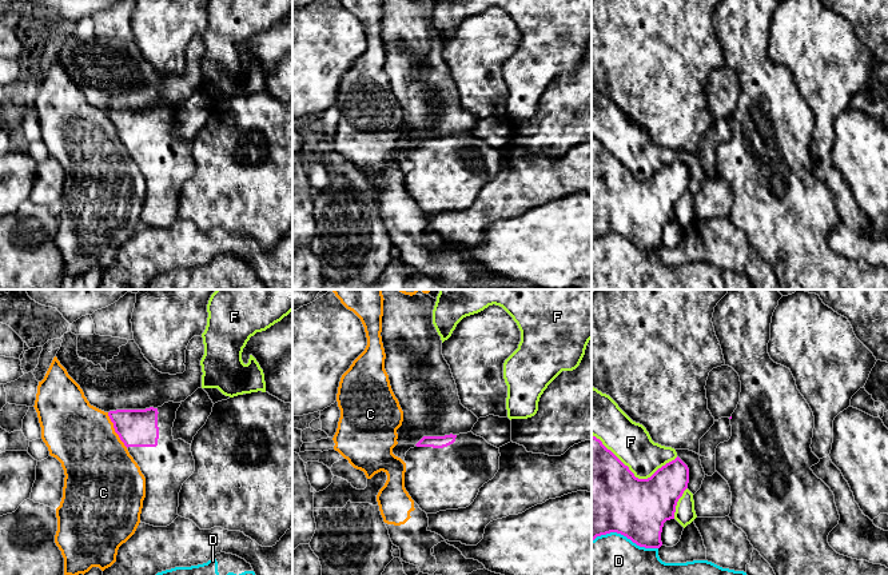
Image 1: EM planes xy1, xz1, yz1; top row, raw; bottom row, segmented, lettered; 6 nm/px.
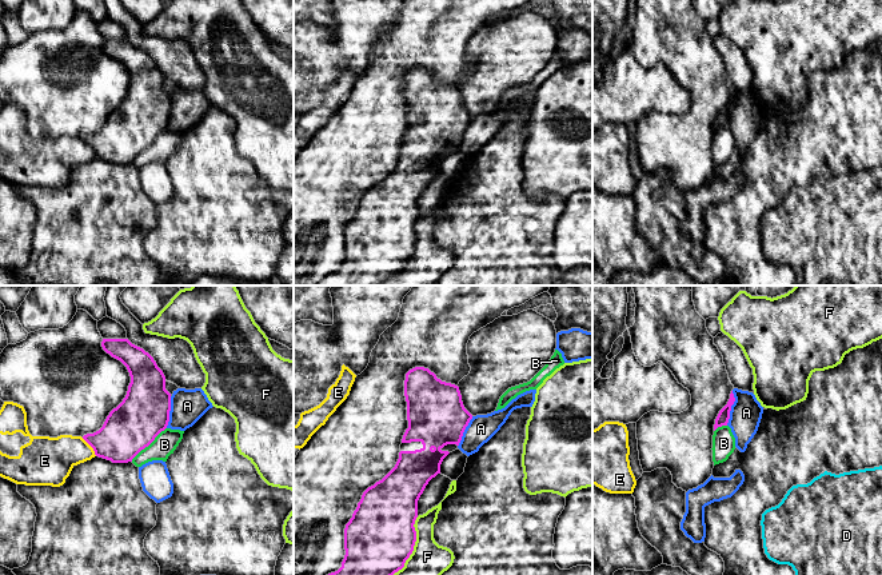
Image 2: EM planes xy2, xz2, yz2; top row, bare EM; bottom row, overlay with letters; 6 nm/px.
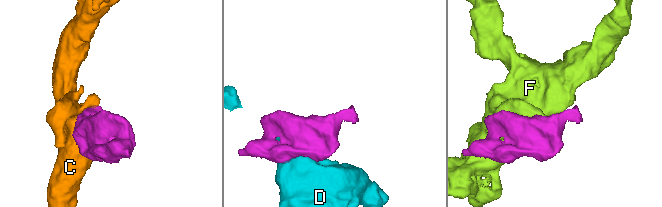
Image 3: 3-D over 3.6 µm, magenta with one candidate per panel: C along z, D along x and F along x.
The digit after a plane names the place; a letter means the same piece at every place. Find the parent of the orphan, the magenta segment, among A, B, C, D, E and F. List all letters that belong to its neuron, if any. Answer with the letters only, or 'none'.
none

